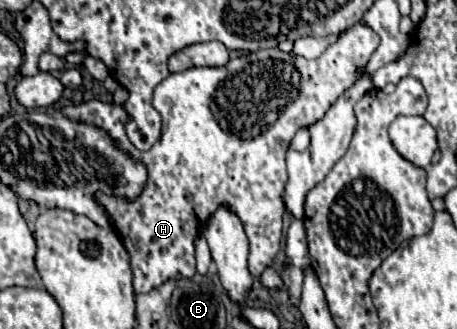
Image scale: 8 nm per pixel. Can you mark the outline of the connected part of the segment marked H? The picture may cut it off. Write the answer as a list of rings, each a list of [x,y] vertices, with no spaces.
[[[357,22],[355,26],[347,28],[337,42],[329,44],[317,60],[307,60],[293,54],[293,60],[289,62],[289,54],[281,50],[257,50],[229,60],[223,68],[189,68],[185,72],[169,74],[155,88],[153,106],[163,116],[163,128],[159,140],[147,152],[137,150],[127,140],[125,124],[129,122],[129,116],[123,110],[123,106],[91,100],[63,108],[67,118],[83,120],[109,132],[109,136],[119,144],[119,148],[127,150],[131,156],[135,156],[135,160],[147,164],[149,168],[149,184],[143,196],[139,196],[139,200],[127,202],[115,196],[97,196],[99,202],[107,208],[111,224],[131,256],[133,288],[137,294],[145,294],[169,278],[191,278],[197,272],[193,240],[199,234],[205,220],[215,210],[215,206],[223,202],[227,202],[237,212],[245,226],[245,234],[251,242],[251,276],[259,278],[263,274],[263,270],[273,262],[281,248],[281,220],[285,212],[283,188],[287,182],[285,152],[289,148],[289,142],[293,140],[299,128],[311,126],[317,120],[321,120],[325,112],[335,104],[335,100],[347,88],[353,86],[353,82],[361,76],[369,56],[375,52],[377,46],[379,36],[369,26]]]

